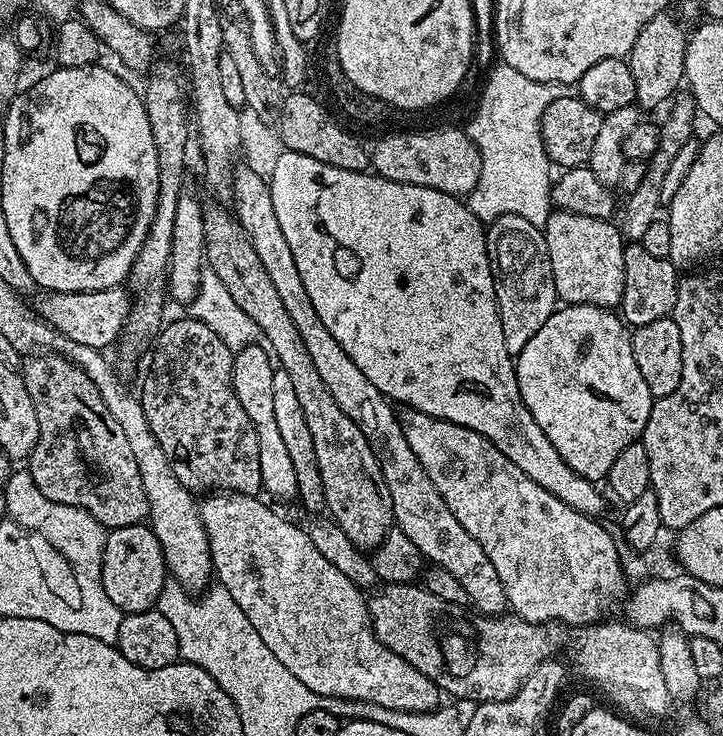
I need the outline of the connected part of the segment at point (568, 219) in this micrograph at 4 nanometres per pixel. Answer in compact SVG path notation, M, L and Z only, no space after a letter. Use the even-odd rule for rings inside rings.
M552 210L542 229L546 250L550 254L550 270L554 274L554 290L565 305L585 304L615 309L624 289L624 245L621 229L612 220L590 218Z

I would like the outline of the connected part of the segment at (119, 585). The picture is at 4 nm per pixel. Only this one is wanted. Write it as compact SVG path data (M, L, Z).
M147 523L113 528L105 535L100 577L106 598L110 598L121 612L127 614L155 609L158 594L162 594L164 589L166 569L162 546Z

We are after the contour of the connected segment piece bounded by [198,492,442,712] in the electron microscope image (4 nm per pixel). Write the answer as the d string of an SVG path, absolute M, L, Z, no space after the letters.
M217 492L205 495L199 501L198 507L202 526L206 530L206 538L210 542L215 579L218 581L219 587L230 590L231 603L237 604L247 624L254 626L254 630L258 630L258 638L262 638L262 642L266 642L270 654L274 654L274 658L278 658L278 662L282 662L282 666L286 666L286 670L290 670L290 674L294 674L294 678L298 678L298 682L302 682L302 686L310 686L310 690L314 690L315 695L365 700L368 703L377 703L378 706L389 707L392 711L430 712L435 709L441 703L440 689L433 680L426 678L426 674L414 670L414 666L410 666L410 662L406 662L406 658L394 654L394 650L390 650L386 646L382 646L382 642L378 642L372 629L372 619L368 617L368 601L362 589L354 582L350 582L350 578L346 578L346 574L342 574L342 570L336 569L330 562L326 562L326 558L322 558L318 546L314 546L314 542L303 527L300 529L291 524L271 508L271 506L273 507L271 503L268 504L263 504L256 496L243 496L237 492Z

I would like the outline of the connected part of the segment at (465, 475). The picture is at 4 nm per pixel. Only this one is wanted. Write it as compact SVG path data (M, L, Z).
M404 410L399 413L398 417L406 436L406 442L410 442L410 450L414 450L422 470L426 470L426 474L430 474L430 482L434 482L438 494L442 494L442 502L446 502L446 506L450 506L450 514L454 514L454 518L458 518L458 522L462 522L466 534L470 534L470 538L474 538L474 542L478 542L478 546L482 546L482 550L486 550L486 558L490 558L494 570L498 570L498 578L502 578L502 586L506 590L508 608L515 615L526 622L543 624L546 620L544 608L552 607L556 611L555 619L565 626L571 625L570 623L576 624L575 626L588 626L603 617L600 615L623 594L626 577L619 566L618 550L615 549L612 533L607 527L604 529L600 525L599 519L574 510L569 504L562 502L554 494L550 494L550 490L542 490L542 486L538 486L538 482L534 482L534 478L526 478L526 474L522 474L522 470L518 470L518 466L514 466L514 462L510 462L510 458L506 458L506 454L502 454L502 450L498 450L498 446L494 446L494 442L490 442L482 434L478 434L466 426L458 426L454 422L427 416L425 412Z

